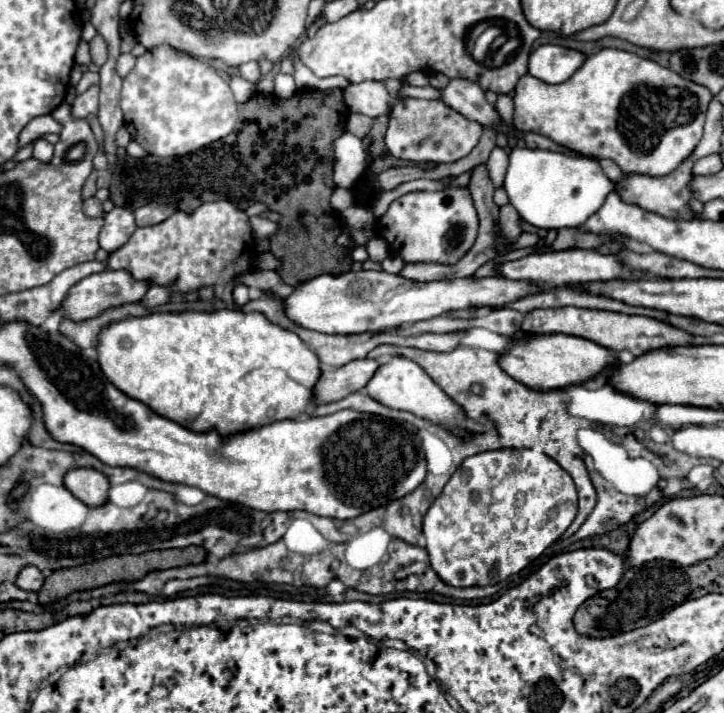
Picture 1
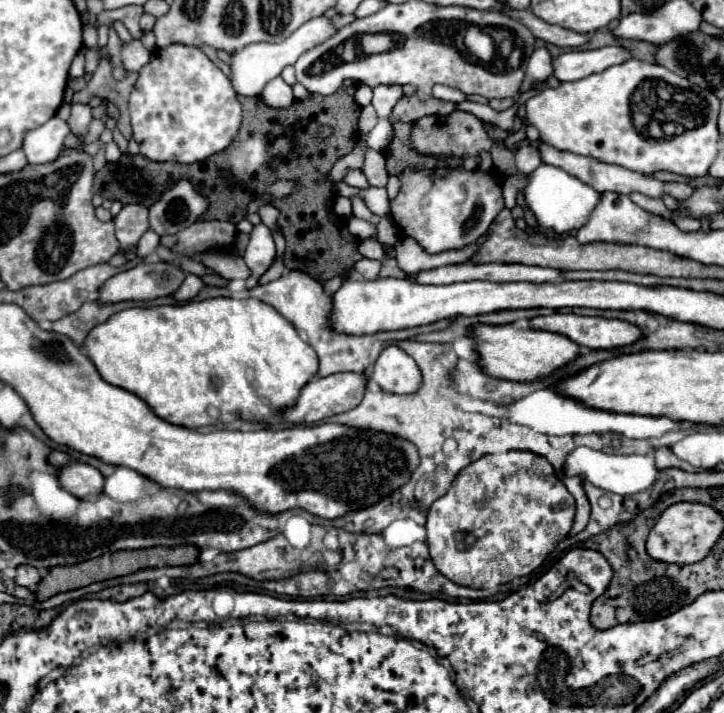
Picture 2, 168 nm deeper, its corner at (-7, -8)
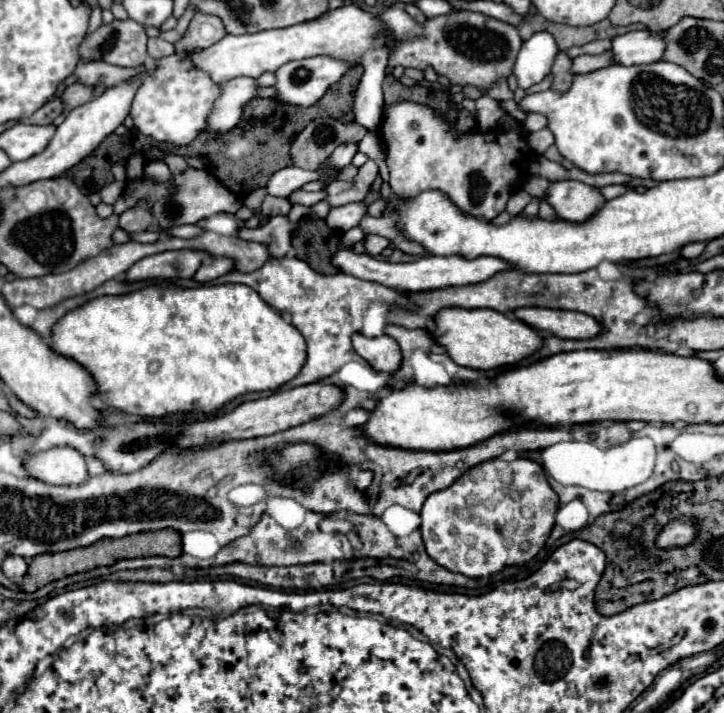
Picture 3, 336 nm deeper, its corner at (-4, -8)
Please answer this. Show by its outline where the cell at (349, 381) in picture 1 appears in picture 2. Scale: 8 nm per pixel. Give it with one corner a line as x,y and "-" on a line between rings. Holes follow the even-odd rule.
334,373
328,377
314,377
302,387
298,403
294,407
290,407
288,411
284,411
282,415
290,423
316,423
316,421
328,419
332,415
350,411
356,405
360,405
362,397
366,393
368,379
370,379
368,373

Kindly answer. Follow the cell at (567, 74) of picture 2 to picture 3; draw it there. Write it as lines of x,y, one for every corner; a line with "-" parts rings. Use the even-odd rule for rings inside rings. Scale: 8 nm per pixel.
639,29
639,31
629,31
625,35
615,37
611,47
615,63
643,65
643,63
659,61
667,47
665,35
667,31
653,33
651,29

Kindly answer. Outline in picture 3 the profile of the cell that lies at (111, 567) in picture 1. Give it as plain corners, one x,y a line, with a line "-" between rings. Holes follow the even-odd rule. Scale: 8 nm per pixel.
159,529
159,531
145,531
145,533
133,533
119,539
101,539
89,547
77,547
73,551
61,551
61,553
43,553
33,557
29,563
29,569
25,577
21,579
19,587
23,591
37,591
39,587
63,579
73,573
89,571
101,565
113,565
119,559
133,559
133,557
149,557
149,555
165,555
165,557
179,557
181,555
181,535
175,529

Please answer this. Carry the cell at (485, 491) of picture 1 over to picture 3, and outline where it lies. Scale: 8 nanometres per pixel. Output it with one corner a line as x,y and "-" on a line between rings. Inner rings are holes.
491,459
471,467
447,489
427,497
421,509
421,535
427,553
449,571
487,577
505,565
533,559
545,545
559,509
543,467
531,459

